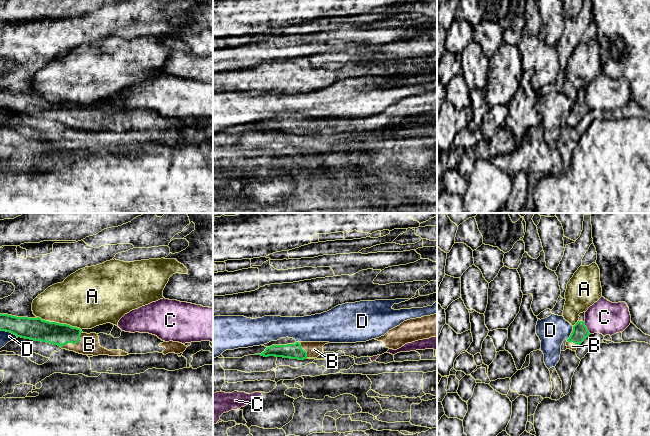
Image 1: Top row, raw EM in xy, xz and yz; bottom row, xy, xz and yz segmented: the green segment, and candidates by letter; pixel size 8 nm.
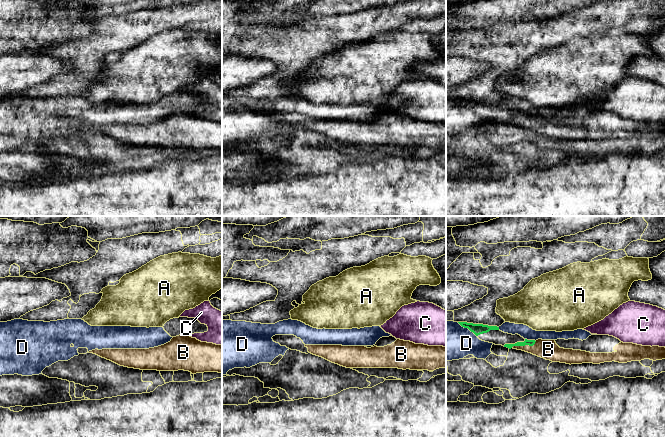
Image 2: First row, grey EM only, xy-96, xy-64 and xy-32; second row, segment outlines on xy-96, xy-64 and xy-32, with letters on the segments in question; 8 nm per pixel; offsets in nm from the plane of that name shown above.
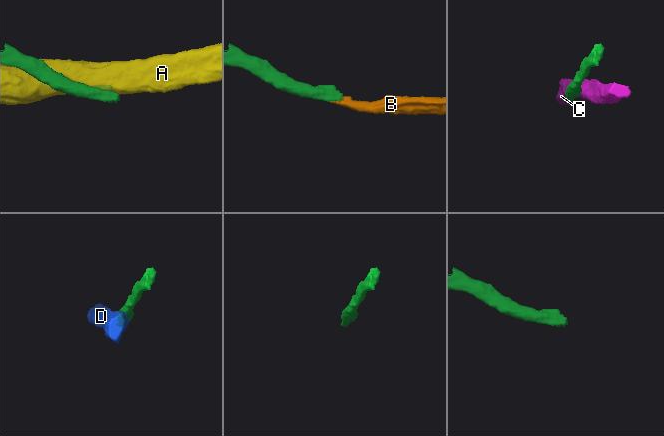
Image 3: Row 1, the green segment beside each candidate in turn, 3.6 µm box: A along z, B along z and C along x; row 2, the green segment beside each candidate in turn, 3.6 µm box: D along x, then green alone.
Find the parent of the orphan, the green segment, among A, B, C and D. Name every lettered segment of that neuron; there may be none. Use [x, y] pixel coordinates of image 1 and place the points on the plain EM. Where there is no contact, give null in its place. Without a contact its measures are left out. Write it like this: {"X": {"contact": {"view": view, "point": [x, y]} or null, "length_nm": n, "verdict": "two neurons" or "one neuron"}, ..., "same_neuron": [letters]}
{"A": {"contact": {"view": "xy", "point": [59, 99]}, "length_nm": 380, "verdict": "two neurons"}, "B": {"contact": {"view": "xy", "point": [74, 119]}, "length_nm": 220, "verdict": "one neuron"}, "C": {"contact": {"view": "yz", "point": [586, 104]}, "length_nm": 110, "verdict": "two neurons"}, "D": {"contact": {"view": "xy", "point": [9, 107]}, "length_nm": 160, "verdict": "two neurons"}, "same_neuron": ["B"]}

